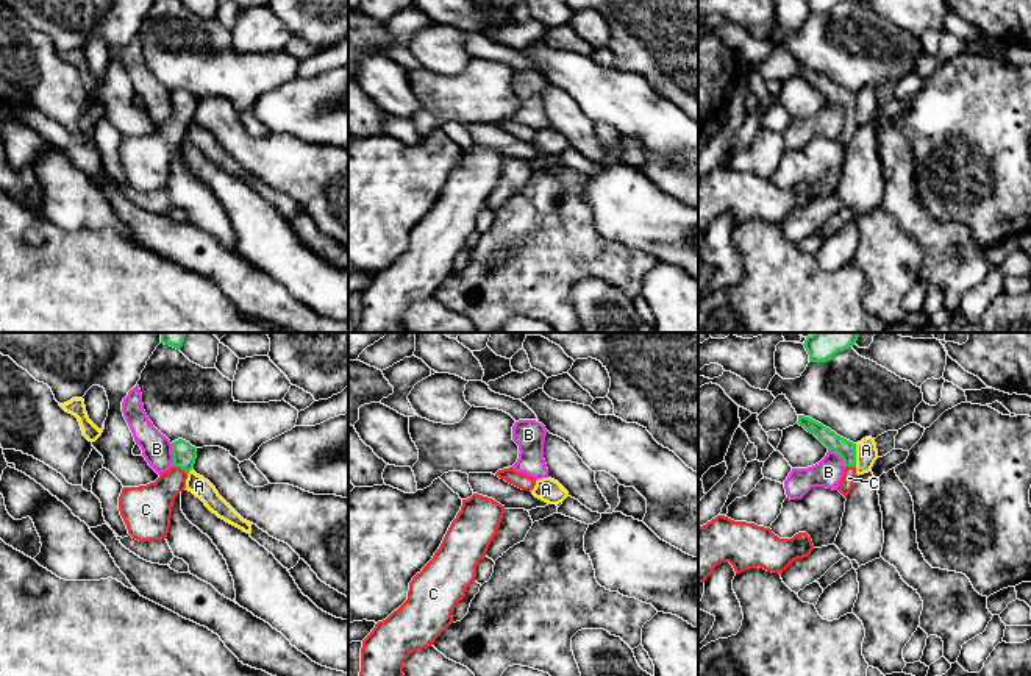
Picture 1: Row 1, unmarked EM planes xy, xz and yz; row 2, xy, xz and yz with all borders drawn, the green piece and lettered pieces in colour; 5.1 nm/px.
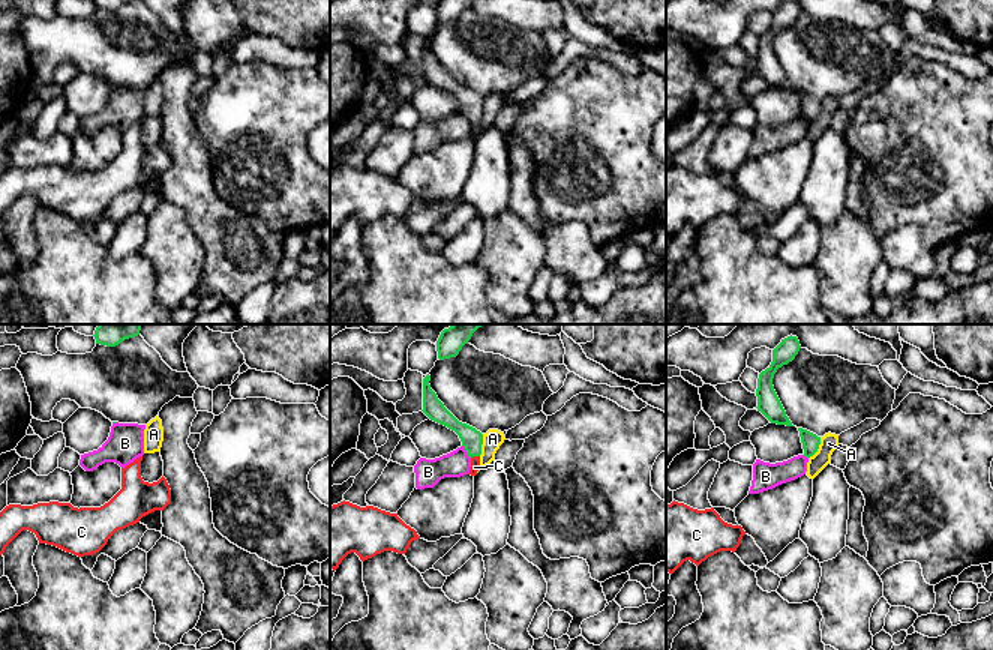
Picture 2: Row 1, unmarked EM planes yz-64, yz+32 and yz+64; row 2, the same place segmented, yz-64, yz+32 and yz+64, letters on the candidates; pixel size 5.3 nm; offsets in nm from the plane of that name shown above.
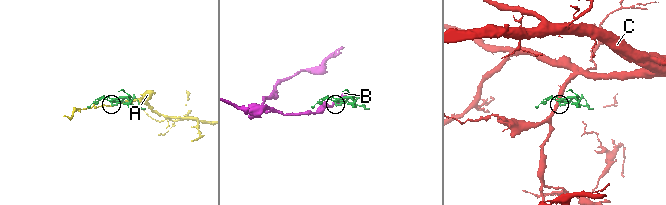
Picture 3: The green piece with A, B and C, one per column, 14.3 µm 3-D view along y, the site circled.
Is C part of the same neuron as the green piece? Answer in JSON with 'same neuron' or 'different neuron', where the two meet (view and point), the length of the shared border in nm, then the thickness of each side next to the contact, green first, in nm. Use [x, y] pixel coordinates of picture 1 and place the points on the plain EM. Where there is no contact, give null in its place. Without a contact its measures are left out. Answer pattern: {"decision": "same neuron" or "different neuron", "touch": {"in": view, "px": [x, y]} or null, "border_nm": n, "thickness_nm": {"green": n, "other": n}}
{"decision": "same neuron", "touch": {"in": "xy", "px": [180, 117]}, "border_nm": 90, "thickness_nm": {"green": 120, "other": 220}}

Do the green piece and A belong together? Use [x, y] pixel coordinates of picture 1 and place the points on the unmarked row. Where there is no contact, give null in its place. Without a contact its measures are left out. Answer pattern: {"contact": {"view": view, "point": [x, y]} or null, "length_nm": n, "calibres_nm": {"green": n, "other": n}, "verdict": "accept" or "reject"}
{"contact": {"view": "yz", "point": [855, 105]}, "length_nm": 120, "calibres_nm": {"green": 100, "other": 110}, "verdict": "reject"}

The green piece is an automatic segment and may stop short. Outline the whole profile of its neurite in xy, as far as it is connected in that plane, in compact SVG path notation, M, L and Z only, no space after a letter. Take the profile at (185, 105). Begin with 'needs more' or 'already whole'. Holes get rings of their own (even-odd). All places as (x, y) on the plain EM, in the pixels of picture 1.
needs more; M178 89L172 92L172 105L172 117L155 133L123 137L119 147L119 161L128 184L139 192L167 187L173 151L186 139L187 123L197 109L197 98Z

